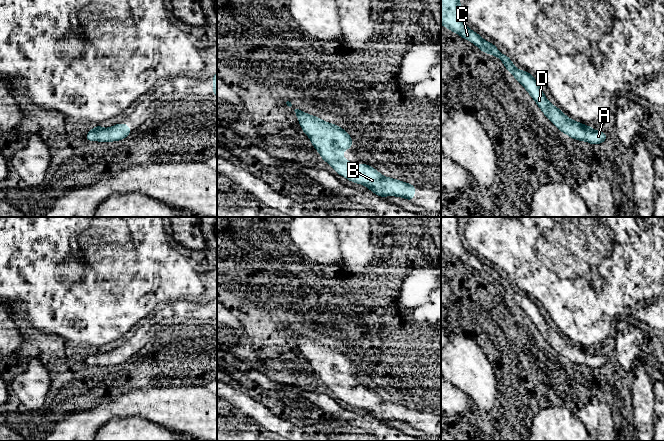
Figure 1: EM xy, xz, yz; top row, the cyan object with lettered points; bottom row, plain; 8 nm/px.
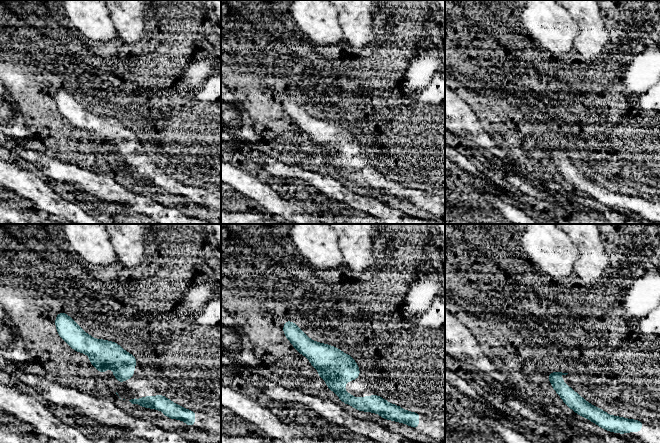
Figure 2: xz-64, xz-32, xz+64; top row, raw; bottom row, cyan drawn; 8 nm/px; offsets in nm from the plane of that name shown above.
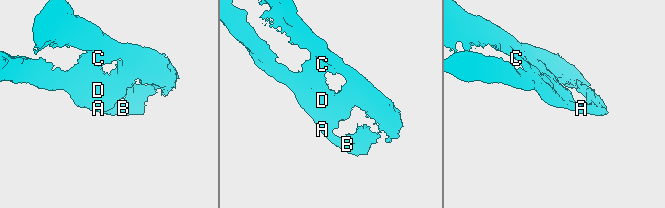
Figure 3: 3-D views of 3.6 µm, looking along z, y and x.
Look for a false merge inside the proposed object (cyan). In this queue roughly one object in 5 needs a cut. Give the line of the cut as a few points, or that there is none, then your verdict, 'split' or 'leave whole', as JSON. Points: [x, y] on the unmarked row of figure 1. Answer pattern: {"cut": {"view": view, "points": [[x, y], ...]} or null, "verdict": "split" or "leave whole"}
{"cut": null, "verdict": "leave whole"}

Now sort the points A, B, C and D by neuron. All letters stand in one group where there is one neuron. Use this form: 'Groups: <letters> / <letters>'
Groups: A B C D

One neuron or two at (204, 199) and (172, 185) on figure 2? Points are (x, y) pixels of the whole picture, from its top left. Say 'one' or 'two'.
one

